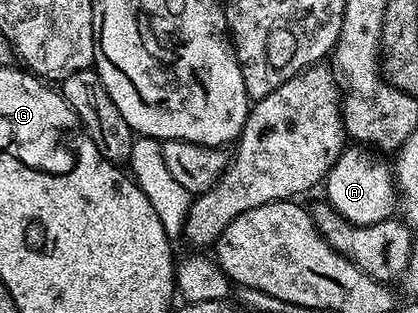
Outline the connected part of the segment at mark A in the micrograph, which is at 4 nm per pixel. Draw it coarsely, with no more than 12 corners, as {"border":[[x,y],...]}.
{"border":[[350,144],[326,173],[325,201],[355,226],[396,210],[391,163]]}

